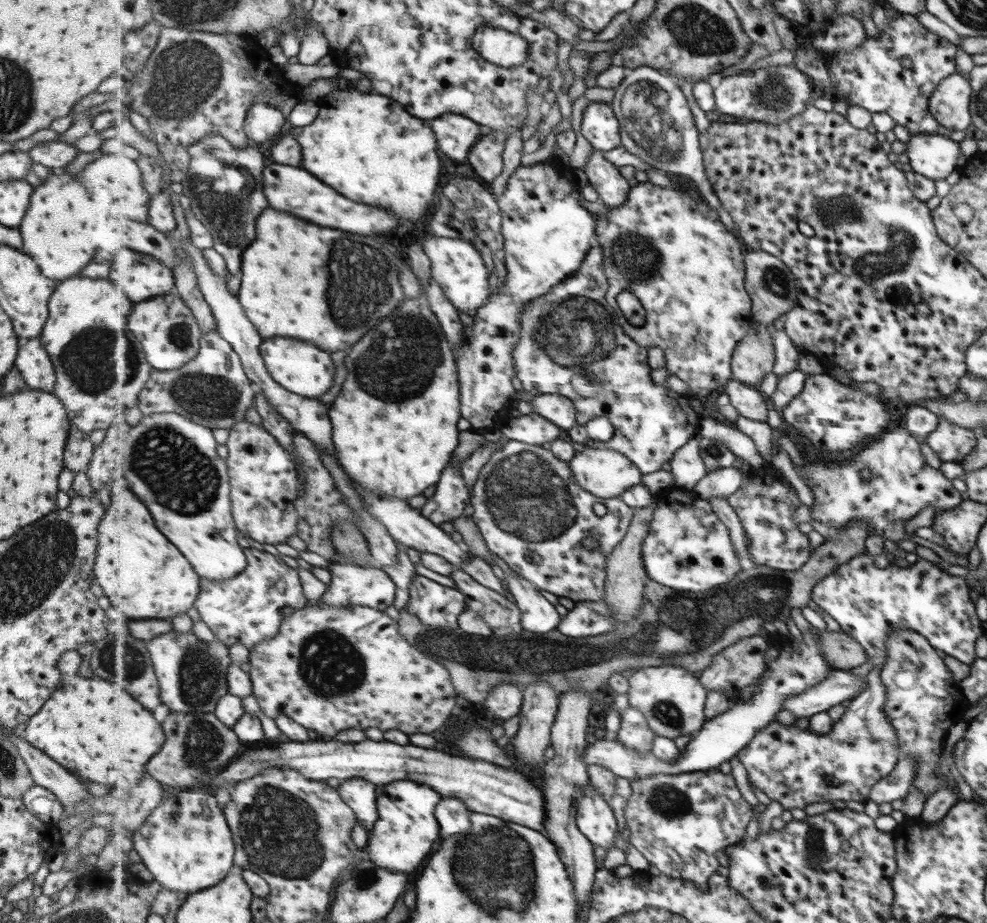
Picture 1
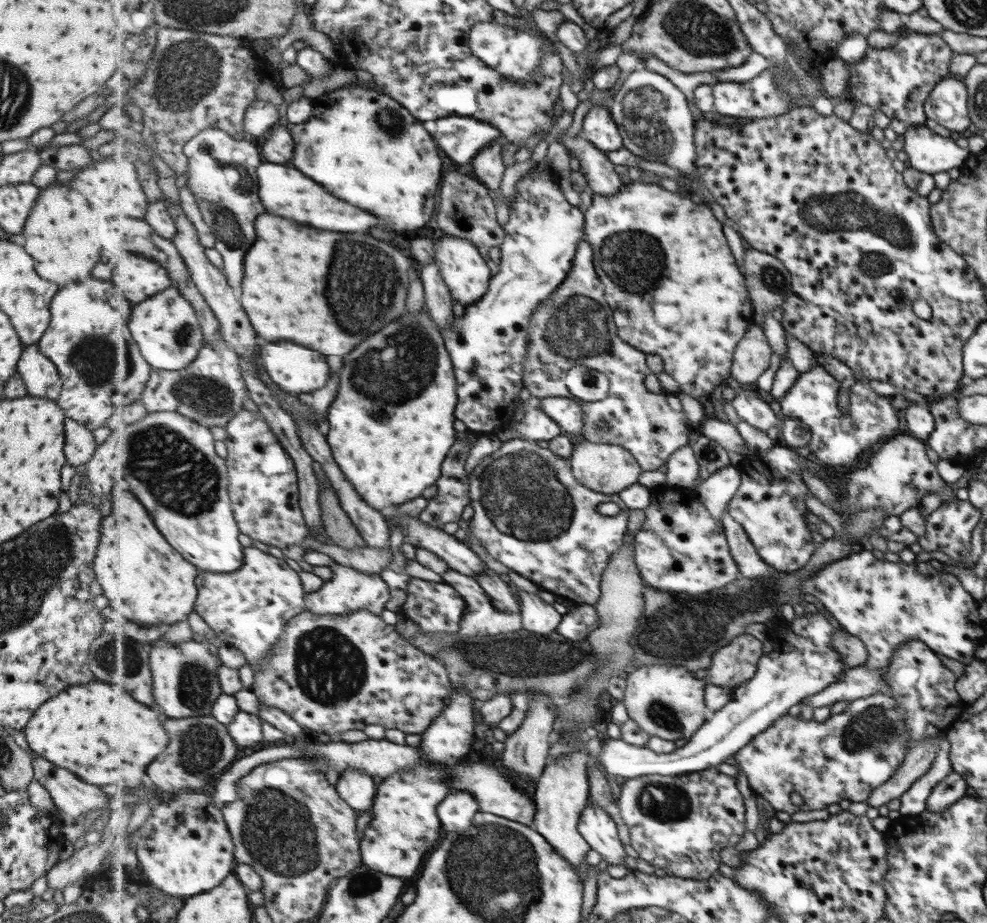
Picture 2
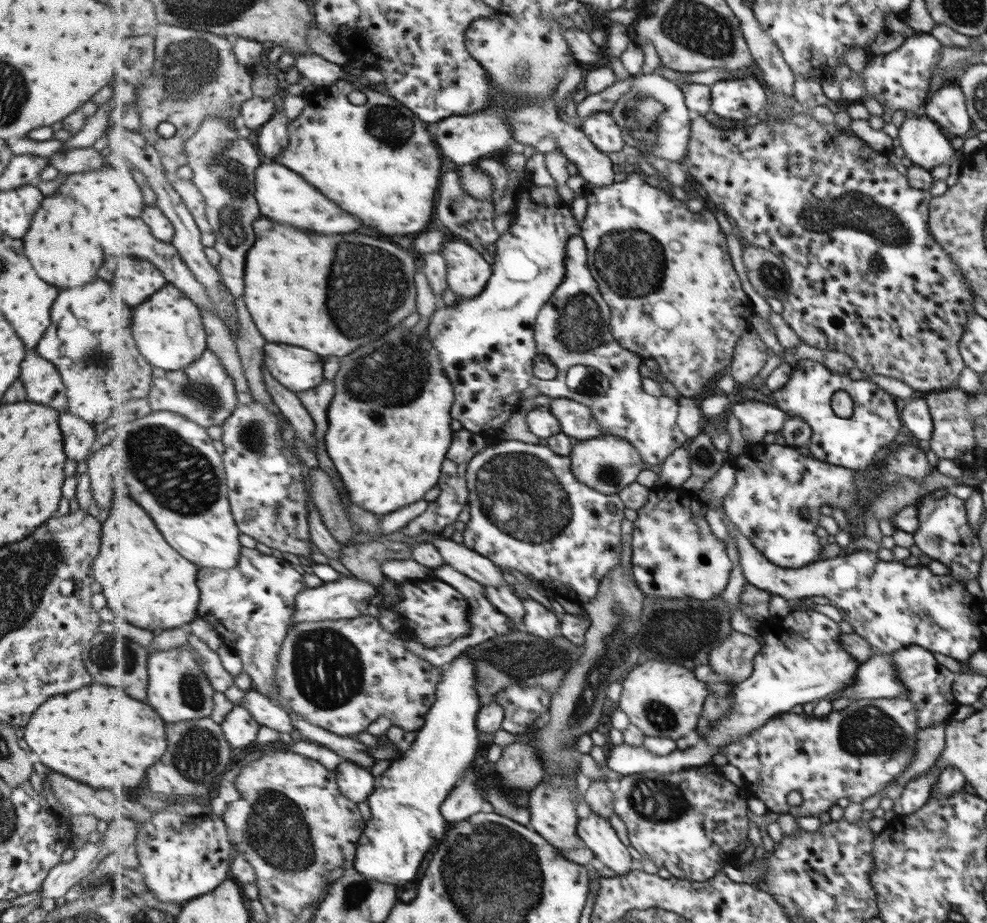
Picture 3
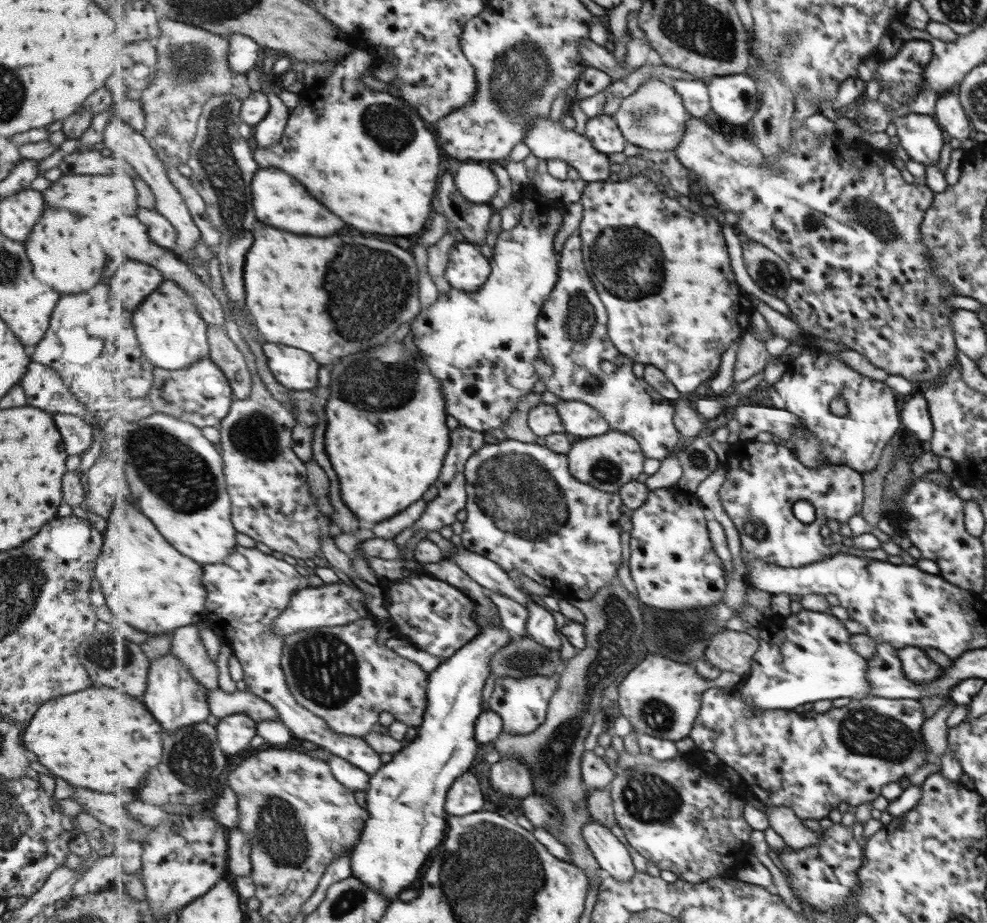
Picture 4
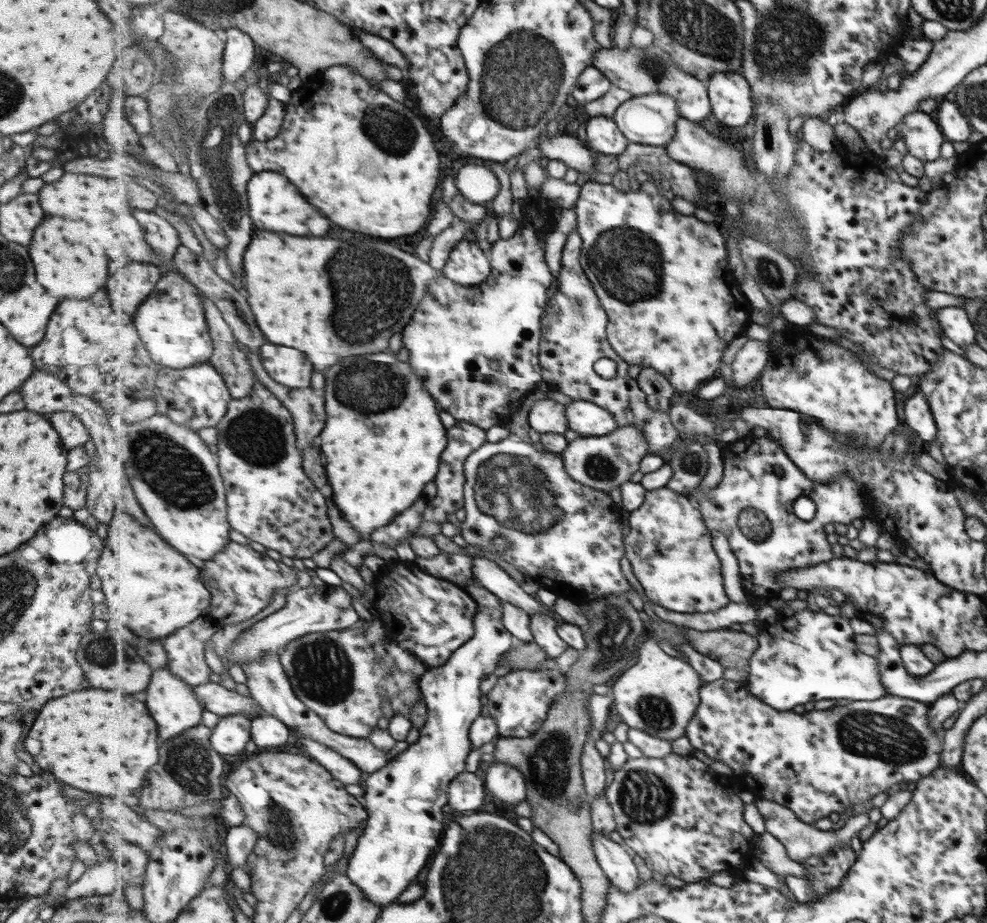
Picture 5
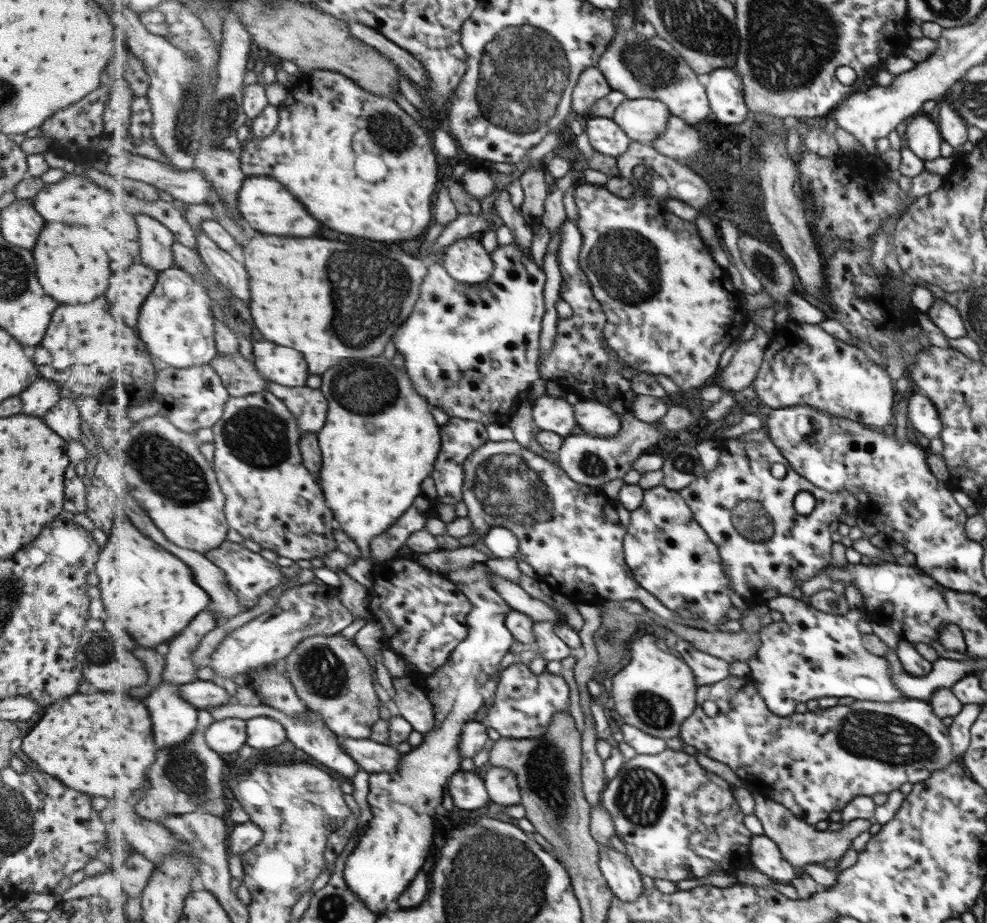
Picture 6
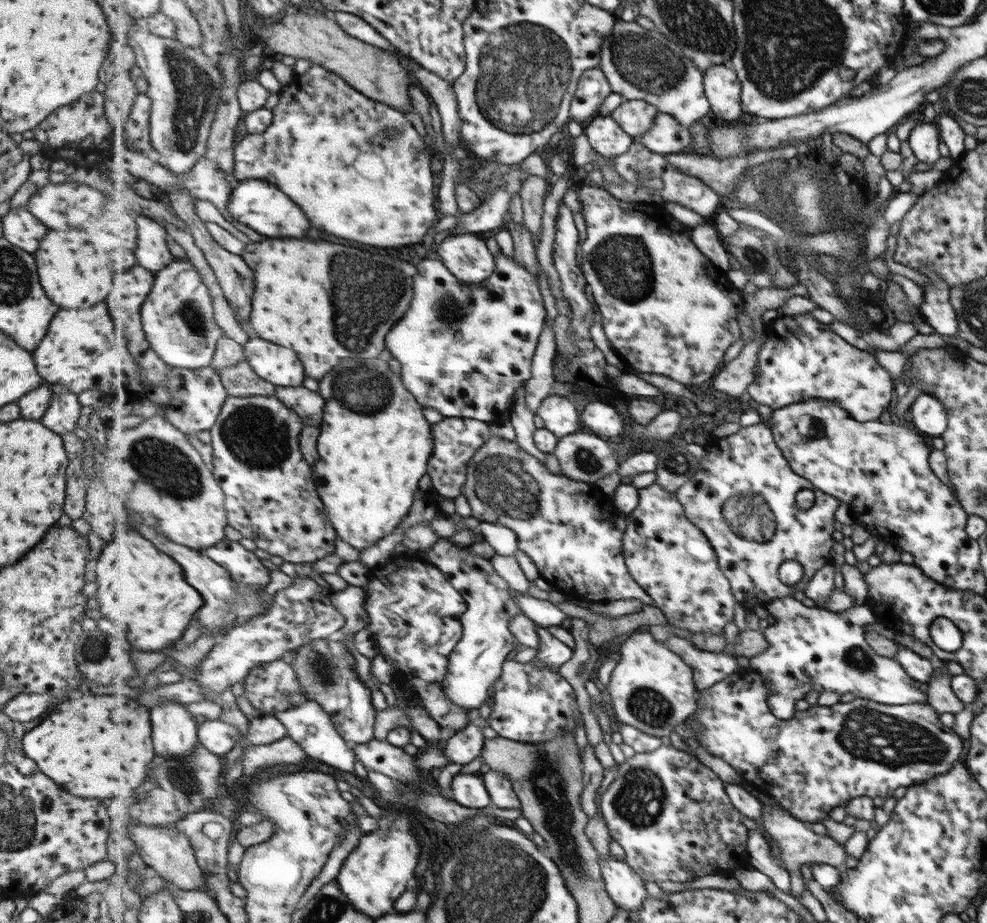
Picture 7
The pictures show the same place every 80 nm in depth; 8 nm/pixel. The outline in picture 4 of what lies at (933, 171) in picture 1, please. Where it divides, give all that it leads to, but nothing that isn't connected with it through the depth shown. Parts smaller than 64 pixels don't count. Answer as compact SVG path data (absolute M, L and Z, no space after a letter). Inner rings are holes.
M912 112L903 117L895 116L893 125L898 145L910 160L925 166L936 164L946 137L931 115Z

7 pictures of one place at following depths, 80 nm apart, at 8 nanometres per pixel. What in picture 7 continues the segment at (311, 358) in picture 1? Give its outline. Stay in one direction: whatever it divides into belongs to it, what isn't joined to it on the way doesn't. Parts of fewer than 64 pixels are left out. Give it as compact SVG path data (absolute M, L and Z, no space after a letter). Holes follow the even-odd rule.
M255 338L245 343L244 353L255 372L276 386L297 387L305 380L306 366L291 348Z

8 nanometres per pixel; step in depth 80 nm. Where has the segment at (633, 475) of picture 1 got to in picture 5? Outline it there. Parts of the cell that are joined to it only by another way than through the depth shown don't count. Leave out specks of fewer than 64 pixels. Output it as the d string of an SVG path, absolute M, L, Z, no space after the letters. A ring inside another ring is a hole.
M633 425L619 427L605 436L579 436L569 443L561 455L571 478L608 493L633 478L633 474L642 468L642 460L648 452L649 443L644 432Z

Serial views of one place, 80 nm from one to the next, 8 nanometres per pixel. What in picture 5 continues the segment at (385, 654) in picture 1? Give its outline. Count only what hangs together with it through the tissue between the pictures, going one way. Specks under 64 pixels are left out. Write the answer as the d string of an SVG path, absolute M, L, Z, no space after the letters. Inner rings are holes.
M365 627L311 633L292 640L281 652L282 665L298 697L323 717L331 730L355 738L371 737L382 717L385 697L398 714L407 717L422 699L421 677L400 669L387 652L383 660L377 658L375 648L367 642Z

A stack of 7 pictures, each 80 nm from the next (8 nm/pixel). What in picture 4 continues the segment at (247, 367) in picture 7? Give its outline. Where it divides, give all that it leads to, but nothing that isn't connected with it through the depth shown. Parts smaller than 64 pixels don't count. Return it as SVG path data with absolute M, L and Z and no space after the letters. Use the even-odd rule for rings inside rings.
M211 325L208 327L208 332L210 336L210 357L227 375L236 398L243 400L251 396L254 382L252 372L247 368L243 352L227 336L225 329Z

